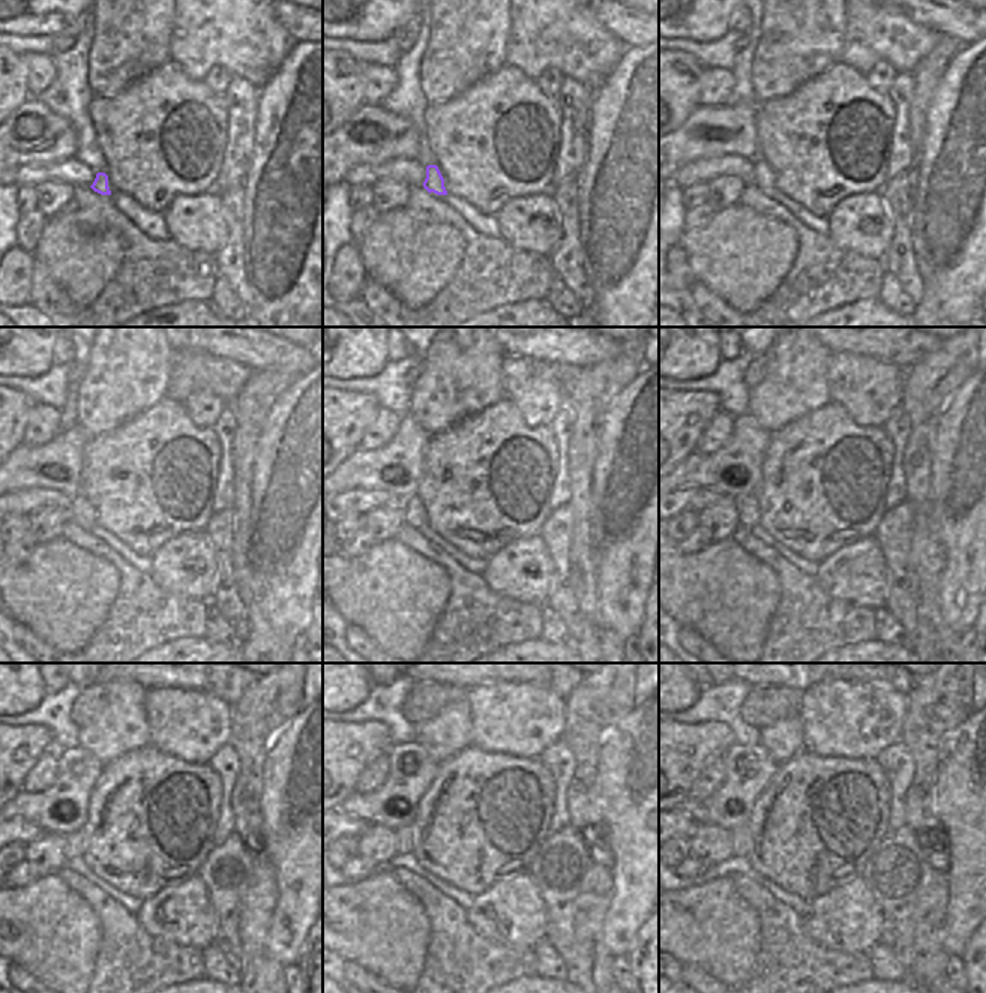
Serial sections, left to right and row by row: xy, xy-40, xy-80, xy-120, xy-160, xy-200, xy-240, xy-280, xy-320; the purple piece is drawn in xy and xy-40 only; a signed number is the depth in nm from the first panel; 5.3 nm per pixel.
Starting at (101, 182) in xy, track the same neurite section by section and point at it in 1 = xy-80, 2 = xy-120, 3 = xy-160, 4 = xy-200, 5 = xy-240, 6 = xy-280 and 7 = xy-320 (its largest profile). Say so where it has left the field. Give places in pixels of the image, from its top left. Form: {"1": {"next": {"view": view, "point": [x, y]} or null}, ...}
{"1": {"next": {"view": "xy-80", "point": [763, 177]}}, "2": {"next": {"view": "xy-120", "point": [81, 513]}}, "3": {"next": {"view": "xy-160", "point": [413, 509]}}, "4": {"next": {"view": "xy-200", "point": [748, 507]}}, "5": {"next": {"view": "xy-240", "point": [75, 842]}}, "6": {"next": {"view": "xy-280", "point": [405, 836]}}, "7": {"next": {"view": "xy-320", "point": [740, 836]}}}

